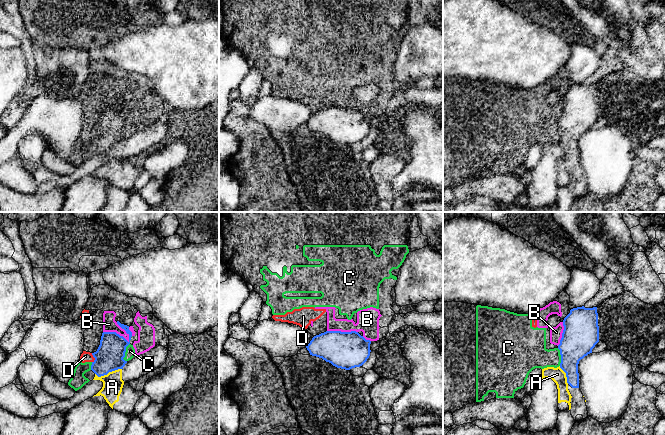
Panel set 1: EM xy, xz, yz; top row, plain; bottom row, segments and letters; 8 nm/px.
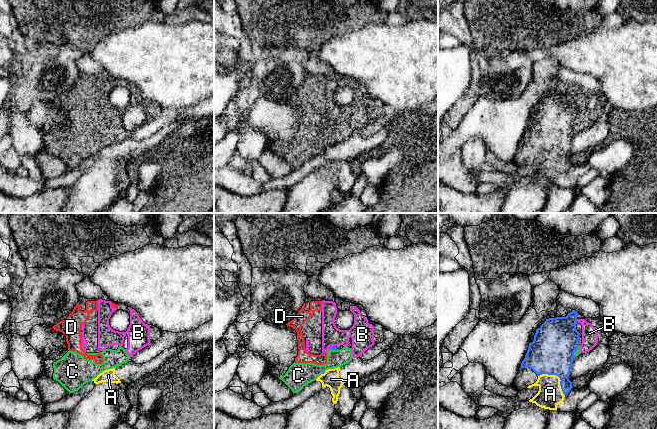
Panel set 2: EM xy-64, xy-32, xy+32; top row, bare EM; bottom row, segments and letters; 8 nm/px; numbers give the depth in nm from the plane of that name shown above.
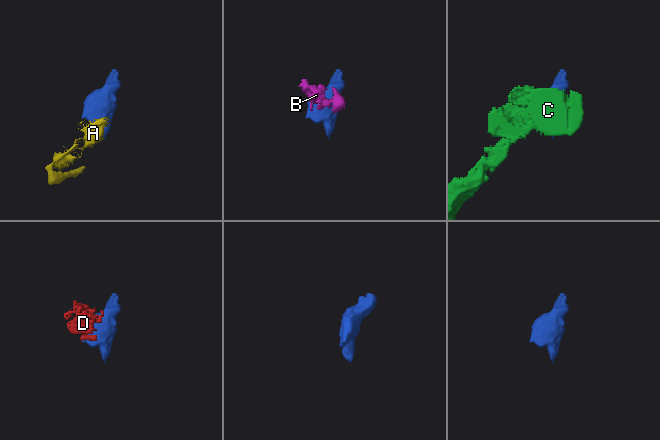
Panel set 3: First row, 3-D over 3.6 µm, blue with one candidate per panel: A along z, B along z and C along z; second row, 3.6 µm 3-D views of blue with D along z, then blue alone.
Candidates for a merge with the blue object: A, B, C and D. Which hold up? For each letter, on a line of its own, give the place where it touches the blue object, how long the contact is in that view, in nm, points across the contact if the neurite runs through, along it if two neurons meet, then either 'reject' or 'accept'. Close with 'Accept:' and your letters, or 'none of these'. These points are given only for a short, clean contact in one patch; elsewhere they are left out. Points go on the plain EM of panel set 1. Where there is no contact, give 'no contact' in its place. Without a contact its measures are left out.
A: xy (108, 148) | 220 nm | accept
B: xy (115, 108) | 240 nm | along xy (103, 107), (115, 107), (129, 117) | reject
C: xy (125, 127) | 160 nm | along xy (129, 119), (123, 134), (125, 137) | reject
D: xy (94, 133) | 80 nm | along xy (91, 129), (94, 134), (93, 138) | reject
Accept: A

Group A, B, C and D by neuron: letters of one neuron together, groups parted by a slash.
A / B C D

